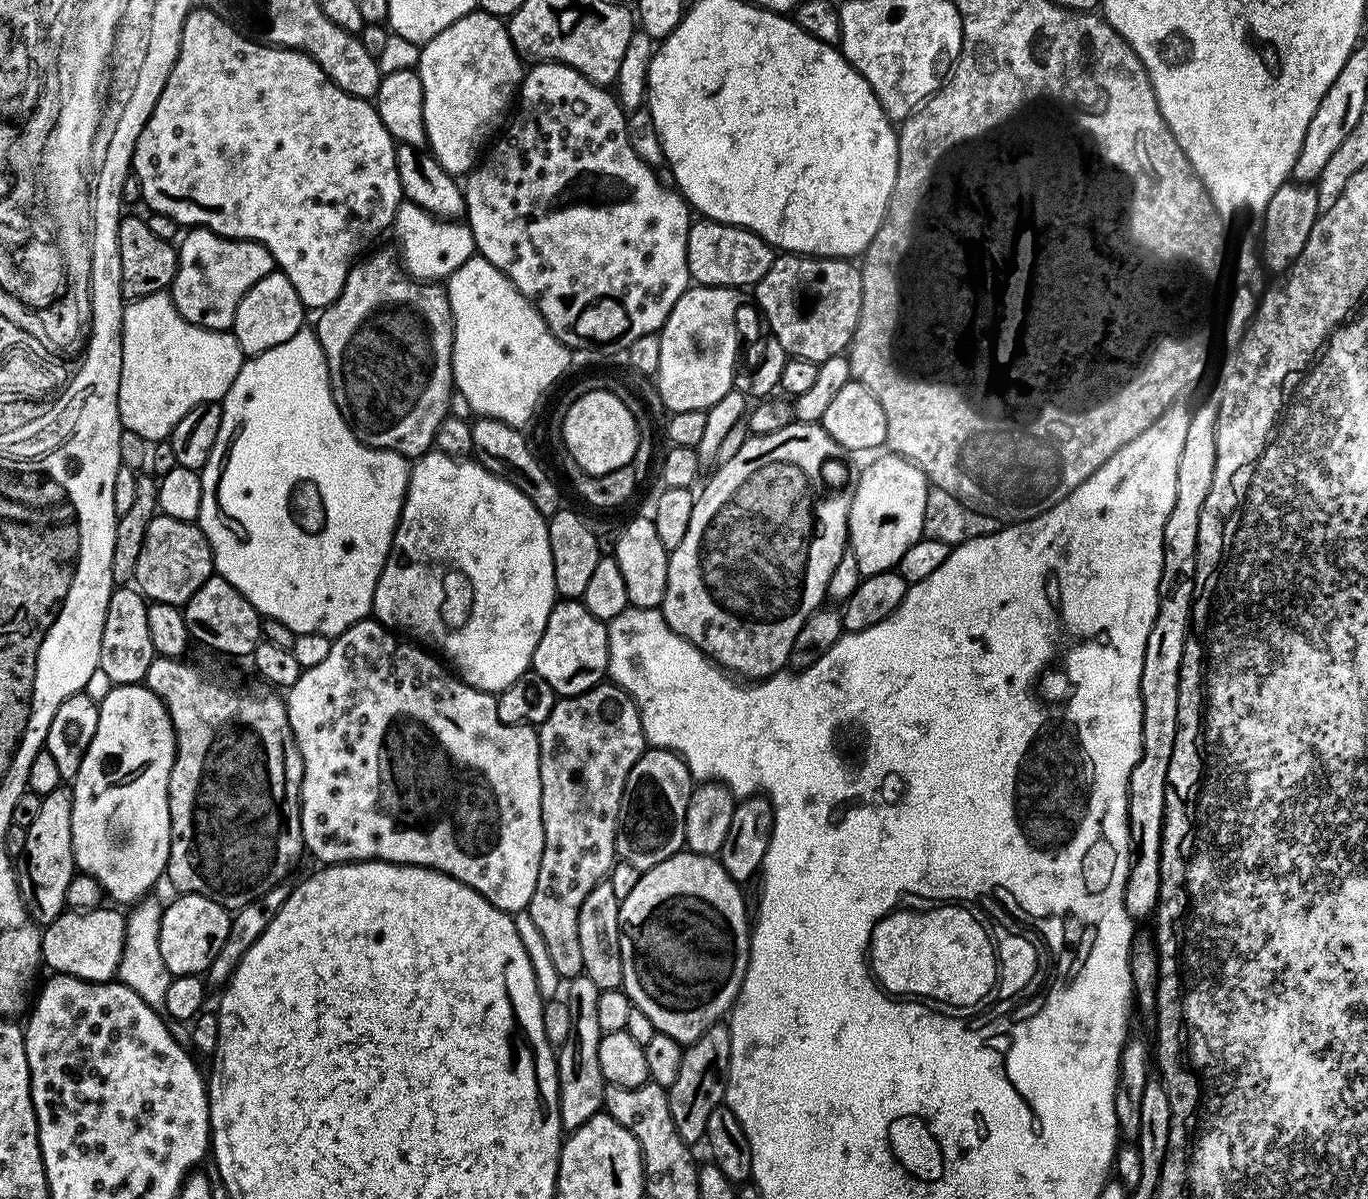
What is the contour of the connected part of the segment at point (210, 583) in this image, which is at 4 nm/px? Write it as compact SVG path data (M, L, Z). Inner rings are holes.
M215 574L202 582L198 590L182 605L184 625L189 637L224 656L251 657L254 646L262 639L262 617L256 607L242 595L226 578Z

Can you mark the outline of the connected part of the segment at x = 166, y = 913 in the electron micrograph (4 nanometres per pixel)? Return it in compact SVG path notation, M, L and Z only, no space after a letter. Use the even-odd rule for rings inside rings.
M185 892L175 898L177 900L168 904L161 914L158 947L172 976L200 976L207 973L210 962L214 962L218 950L222 950L222 942L226 942L226 934L230 934L232 917L229 909L196 892Z

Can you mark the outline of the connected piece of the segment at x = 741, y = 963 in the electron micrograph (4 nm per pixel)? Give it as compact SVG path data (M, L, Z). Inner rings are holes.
M687 850L675 852L666 862L658 862L658 866L646 868L641 871L638 878L638 886L626 894L626 898L620 902L620 949L622 950L622 978L624 983L622 991L631 1000L631 1007L642 1010L646 1018L656 1028L657 1032L670 1034L682 1045L694 1043L710 1026L721 1023L731 1013L732 1005L736 1002L736 996L740 993L740 987L744 981L744 975L748 969L748 945L750 943L750 912L744 909L744 896L740 893L741 885L726 874L726 870L720 864L716 856L703 856Z

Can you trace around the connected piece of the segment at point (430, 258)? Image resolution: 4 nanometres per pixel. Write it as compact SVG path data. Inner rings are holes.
M403 201L395 214L393 234L400 244L400 260L404 270L421 282L436 282L452 275L452 272L475 255L473 232L467 223L442 220L408 201Z

